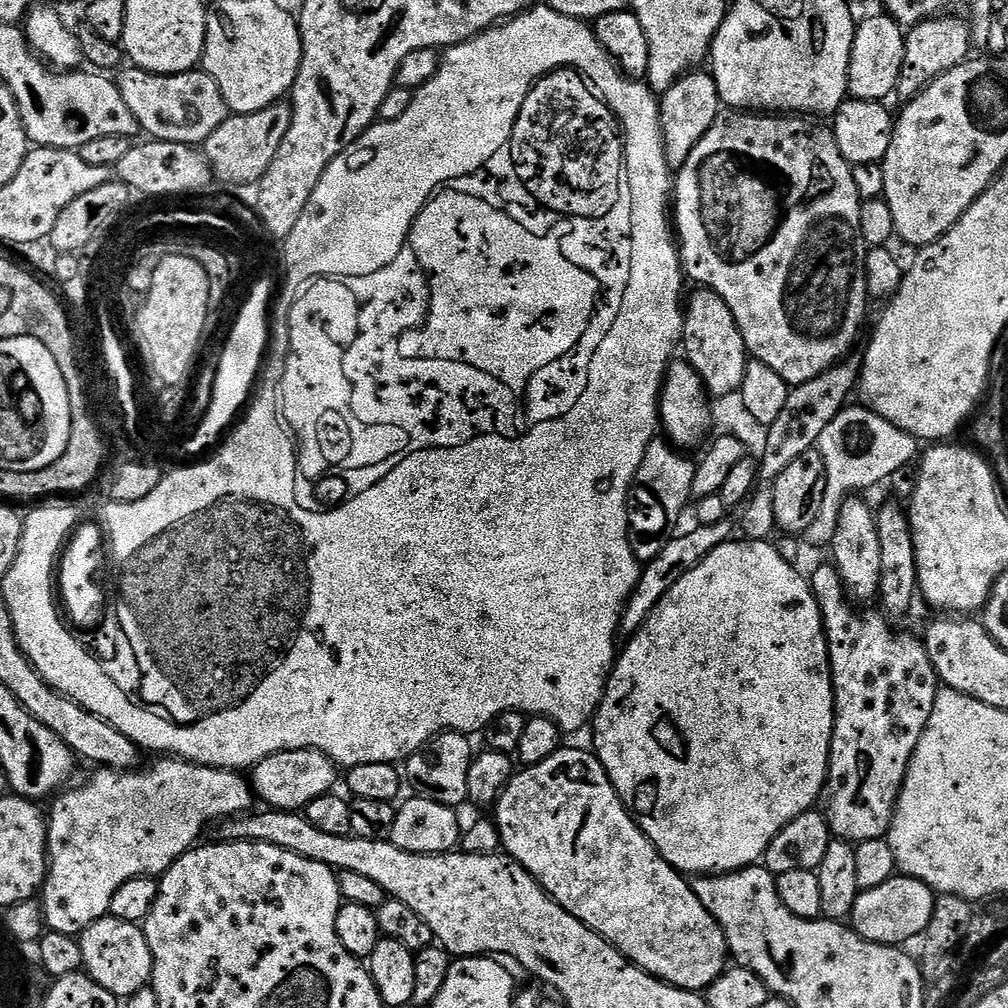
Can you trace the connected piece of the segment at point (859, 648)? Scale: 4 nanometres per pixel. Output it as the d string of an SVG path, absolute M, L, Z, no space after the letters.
M827 562L810 576L812 593L816 595L816 601L820 607L820 617L824 619L824 636L828 640L828 664L832 668L832 693L836 703L836 717L834 718L834 730L832 731L832 745L830 746L830 758L828 759L828 780L824 783L822 793L822 811L825 820L828 821L828 829L837 840L847 840L855 846L867 840L883 840L887 837L888 828L892 824L892 815L896 812L896 801L900 799L900 788L904 785L904 779L908 773L908 764L912 761L914 750L930 722L930 714L934 710L934 702L938 691L938 677L934 666L928 657L928 651L924 649L923 639L912 636L899 636L899 631L894 630L893 625L884 619L879 611L855 612L853 601L849 599L844 590L844 583L840 577L840 571L835 563Z

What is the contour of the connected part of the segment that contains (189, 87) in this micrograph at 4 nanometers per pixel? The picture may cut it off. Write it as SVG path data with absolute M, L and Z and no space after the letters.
M128 66L119 75L115 77L115 82L120 88L122 99L126 101L126 106L130 106L130 114L134 114L141 129L145 133L148 131L147 135L151 139L200 146L230 115L222 90L214 78L203 70L163 76Z

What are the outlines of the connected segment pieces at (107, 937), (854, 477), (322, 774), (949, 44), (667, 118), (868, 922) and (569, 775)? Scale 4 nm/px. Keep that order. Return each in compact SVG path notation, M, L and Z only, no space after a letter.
M109 914L103 920L95 920L86 931L81 932L78 941L83 971L91 976L94 982L98 982L98 986L110 990L110 994L127 998L151 985L152 955L140 924L115 920Z
M858 404L846 406L834 421L822 430L822 435L819 438L816 450L823 460L824 481L826 482L826 490L823 492L821 509L818 510L818 515L814 522L800 534L800 540L803 544L810 548L827 549L834 538L834 531L838 526L838 513L841 509L842 502L849 496L863 492L862 490L870 488L880 482L885 483L894 473L895 470L902 468L904 465L911 464L915 461L916 447L918 441L915 436L901 430L894 423L887 422L872 409Z
M313 748L275 752L260 761L250 772L253 793L265 800L267 807L281 812L303 810L314 798L322 798L333 791L338 766L324 753Z
M937 14L929 19L923 20L920 24L911 25L907 29L904 37L904 61L902 62L902 74L900 81L896 84L895 95L901 96L901 101L907 102L914 99L923 88L927 88L937 80L944 72L963 64L969 59L970 52L970 24L967 19L961 18L956 14Z
M693 70L674 82L670 90L659 97L660 135L664 137L664 153L669 169L678 170L690 158L694 146L710 130L722 111L722 101L716 89L716 80L704 70Z
M897 874L882 882L882 886L861 891L860 897L854 902L850 924L859 936L870 942L904 946L907 945L907 940L925 935L931 915L934 914L937 897L930 886L909 876Z
M562 746L554 755L546 758L546 762L538 762L529 768L521 767L500 793L500 797L494 805L494 811L496 811L494 819L500 831L500 843L503 851L517 864L523 866L556 903L561 904L571 916L581 920L586 927L594 930L603 940L607 940L608 943L616 947L627 960L631 960L639 968L649 972L651 976L657 976L659 980L665 980L668 984L673 984L675 988L685 988L688 992L700 992L708 989L726 971L730 953L724 932L710 914L710 910L706 910L706 906L702 906L702 902L694 894L691 883L664 861L664 855L652 845L648 835L640 829L636 817L620 799L608 776L608 771L596 757L595 751L583 752L580 748Z

